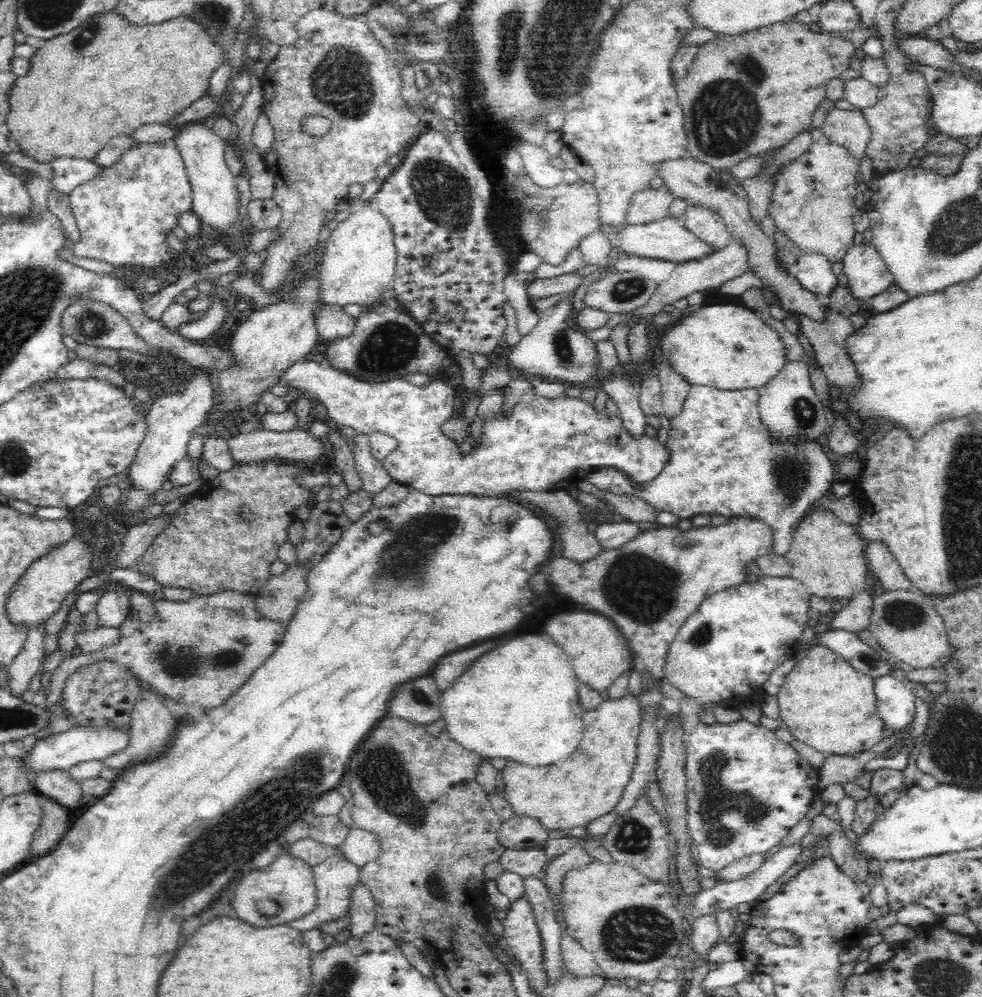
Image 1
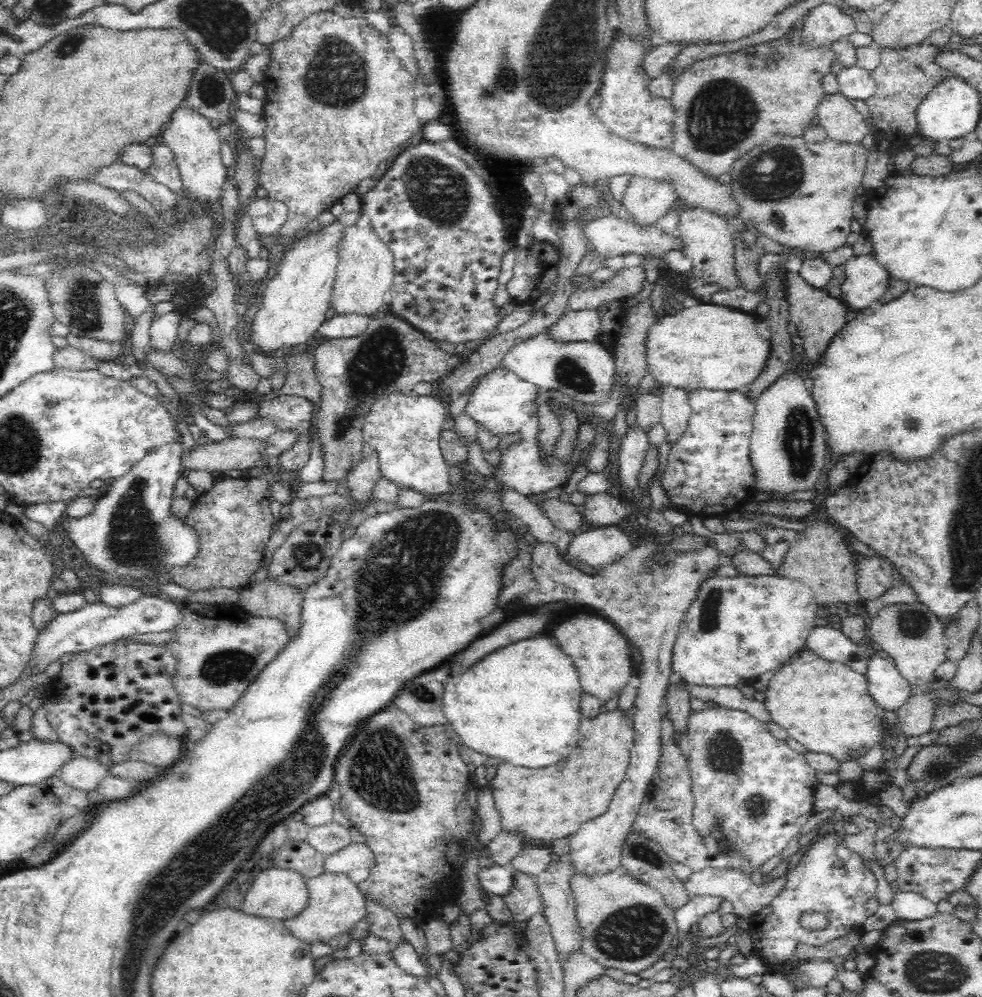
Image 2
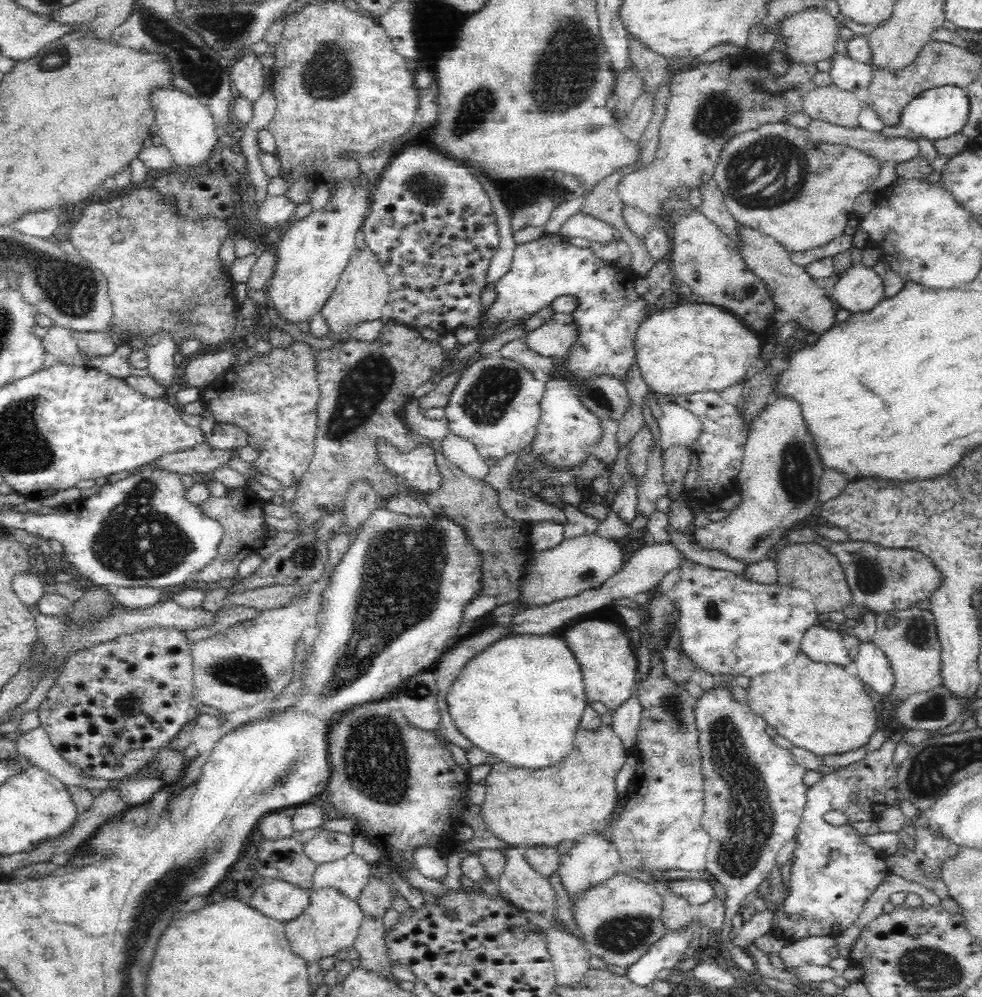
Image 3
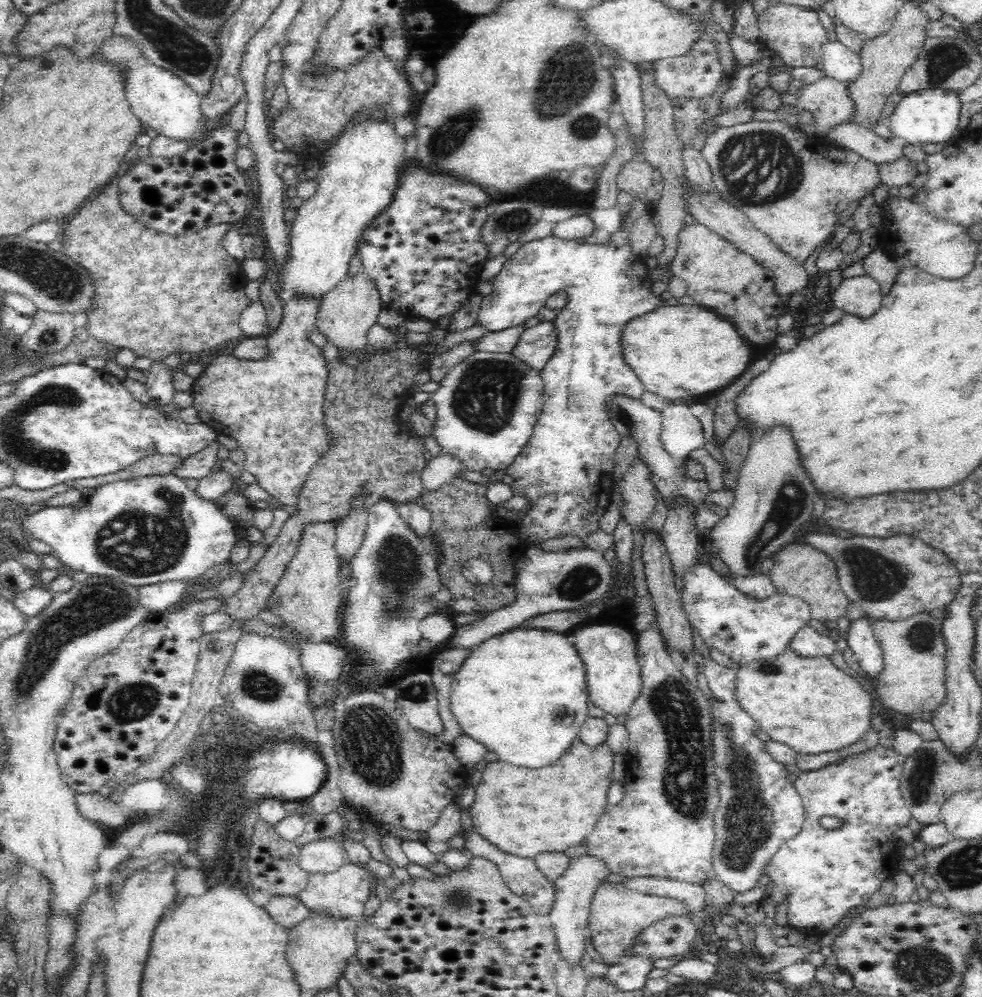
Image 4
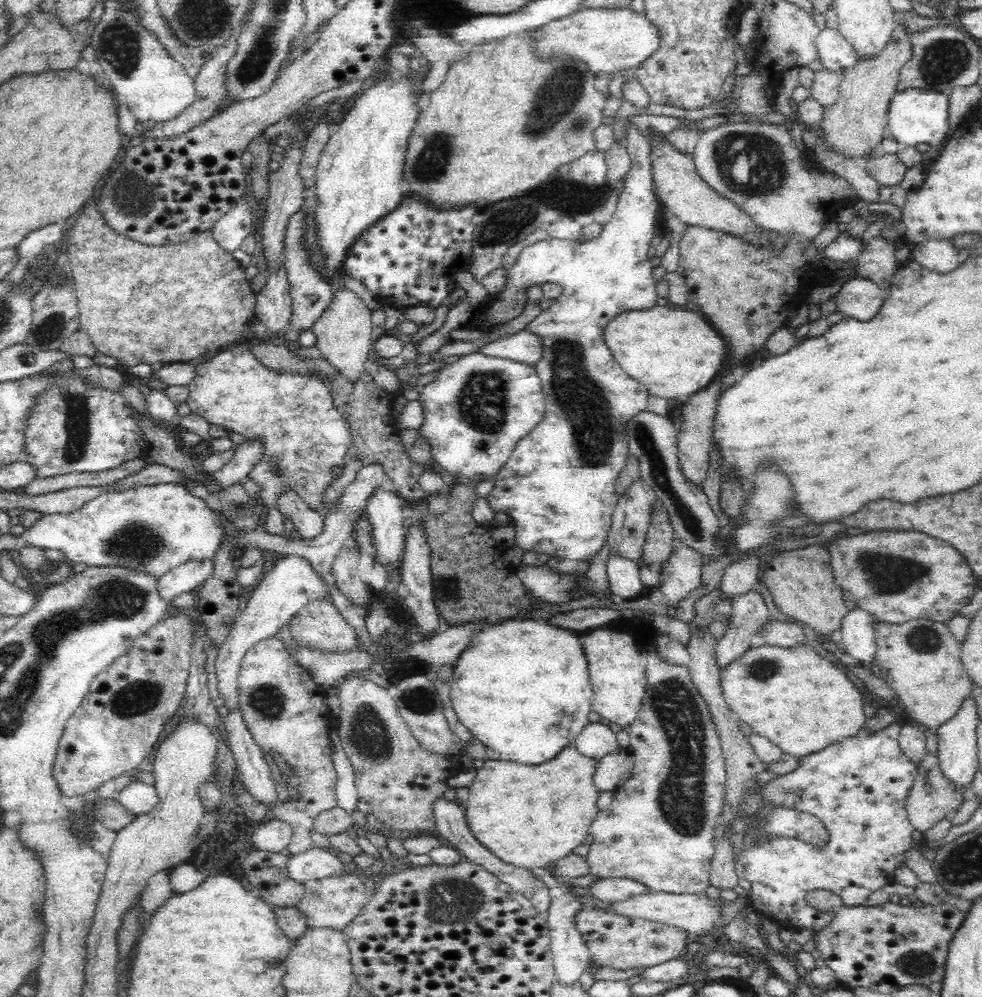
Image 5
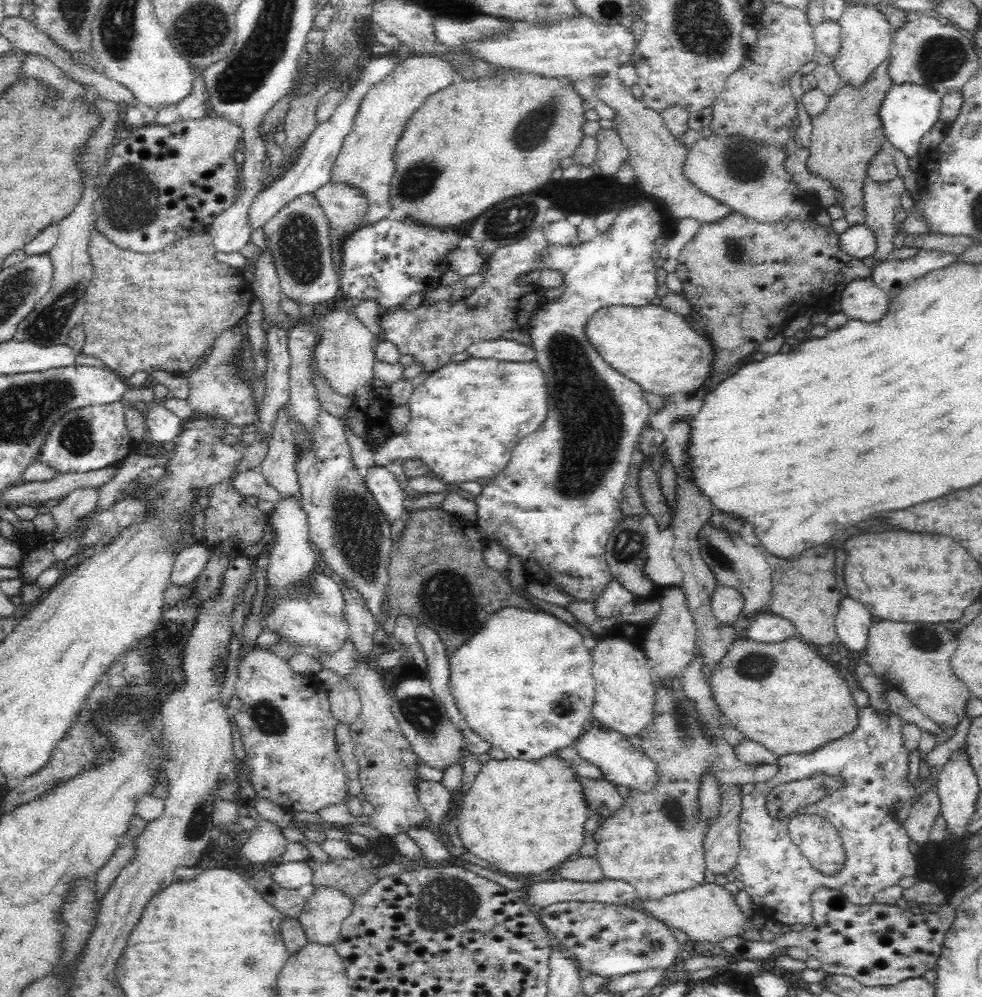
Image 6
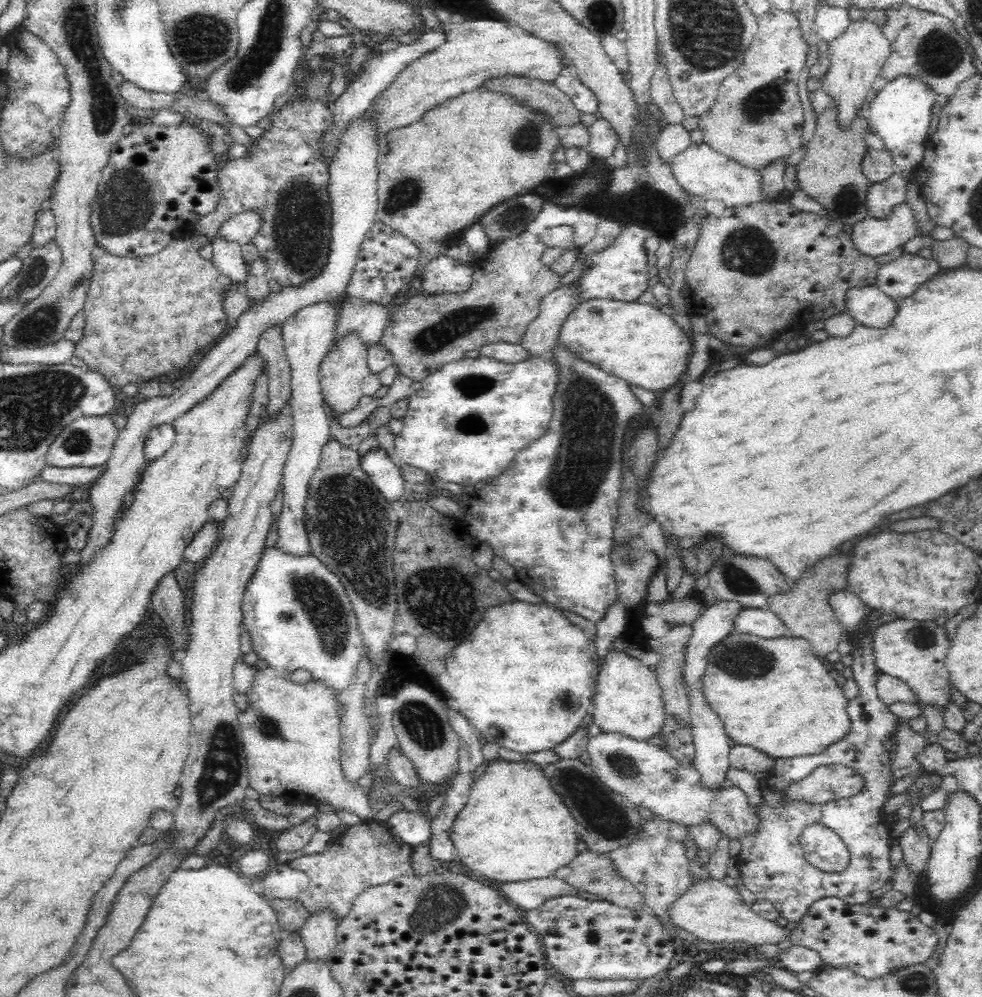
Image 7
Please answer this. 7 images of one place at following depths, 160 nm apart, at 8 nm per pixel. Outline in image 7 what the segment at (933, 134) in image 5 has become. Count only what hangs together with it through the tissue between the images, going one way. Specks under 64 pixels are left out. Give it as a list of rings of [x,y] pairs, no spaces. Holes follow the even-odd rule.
[[[900,75],[886,83],[877,95],[867,103],[867,119],[872,130],[890,151],[897,170],[912,173],[921,163],[927,142],[927,132],[931,123],[931,112],[937,94],[920,78]]]

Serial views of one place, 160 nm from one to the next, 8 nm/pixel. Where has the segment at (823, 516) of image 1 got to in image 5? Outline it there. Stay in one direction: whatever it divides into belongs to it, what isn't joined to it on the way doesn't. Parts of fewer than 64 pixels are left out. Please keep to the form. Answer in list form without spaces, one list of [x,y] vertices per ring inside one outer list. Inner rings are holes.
[[[814,545],[769,555],[764,560],[760,573],[762,573],[763,583],[770,591],[773,602],[780,612],[785,613],[790,618],[795,618],[795,620],[801,620],[812,627],[816,634],[822,636],[841,628],[842,619],[850,610],[844,604],[842,588],[836,583],[831,569],[831,557],[827,549],[824,550],[824,546],[816,548],[816,545]]]

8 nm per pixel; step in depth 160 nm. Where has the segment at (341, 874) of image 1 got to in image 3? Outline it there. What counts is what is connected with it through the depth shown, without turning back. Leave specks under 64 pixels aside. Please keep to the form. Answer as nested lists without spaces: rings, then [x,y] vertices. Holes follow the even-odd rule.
[[[324,885],[317,889],[309,888],[308,891],[310,902],[304,912],[284,923],[292,952],[304,957],[307,965],[319,962],[322,957],[333,956],[340,949],[352,947],[365,916],[357,901],[336,887]]]

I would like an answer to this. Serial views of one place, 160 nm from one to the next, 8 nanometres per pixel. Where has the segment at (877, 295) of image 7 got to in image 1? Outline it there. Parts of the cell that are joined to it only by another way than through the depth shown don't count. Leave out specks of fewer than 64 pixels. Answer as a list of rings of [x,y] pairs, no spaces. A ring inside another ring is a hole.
[[[873,243],[852,246],[842,259],[851,295],[865,301],[895,284],[888,265]]]

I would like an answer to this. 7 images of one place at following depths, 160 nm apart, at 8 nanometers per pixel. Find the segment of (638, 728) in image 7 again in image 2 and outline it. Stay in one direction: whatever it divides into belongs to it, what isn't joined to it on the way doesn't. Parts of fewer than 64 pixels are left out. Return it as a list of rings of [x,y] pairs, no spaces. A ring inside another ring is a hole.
[[[596,616],[568,618],[552,628],[552,636],[554,640],[558,640],[560,648],[576,664],[583,692],[605,702],[614,696],[619,696],[627,684],[634,682],[630,644],[606,618],[596,618]]]

